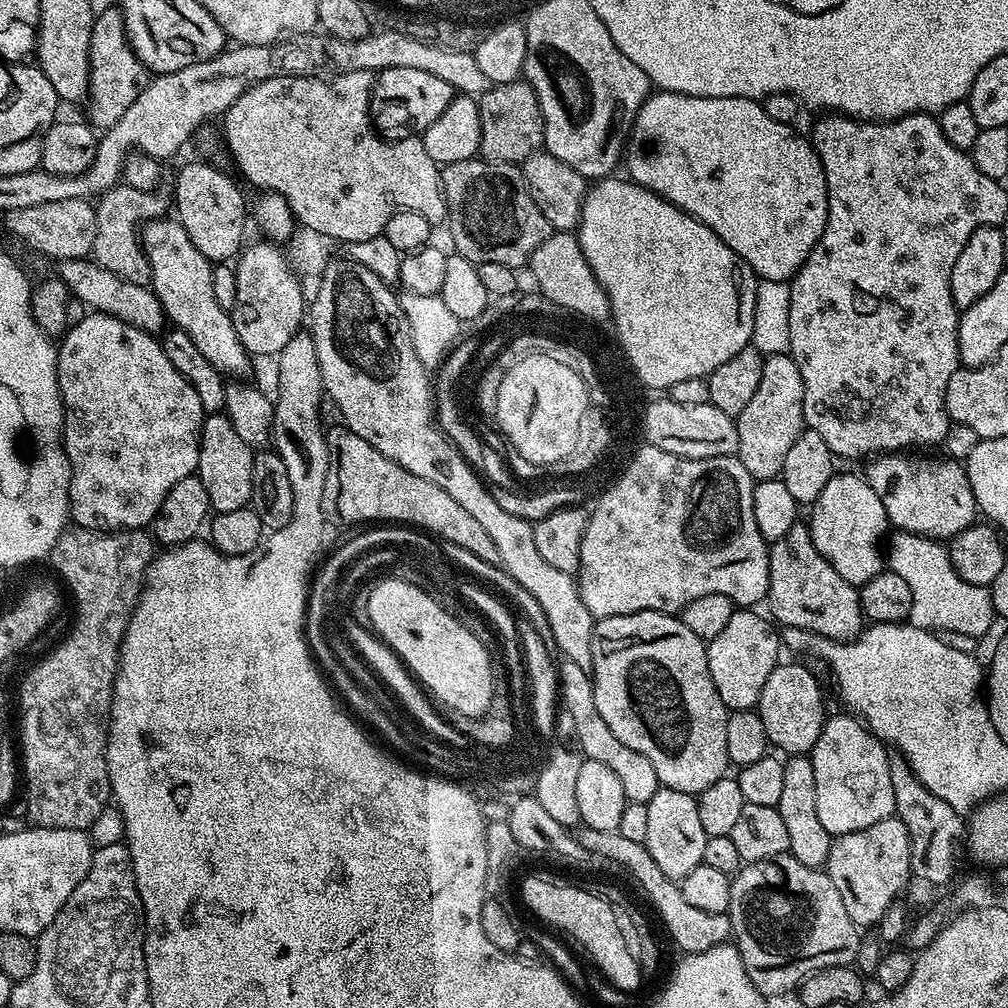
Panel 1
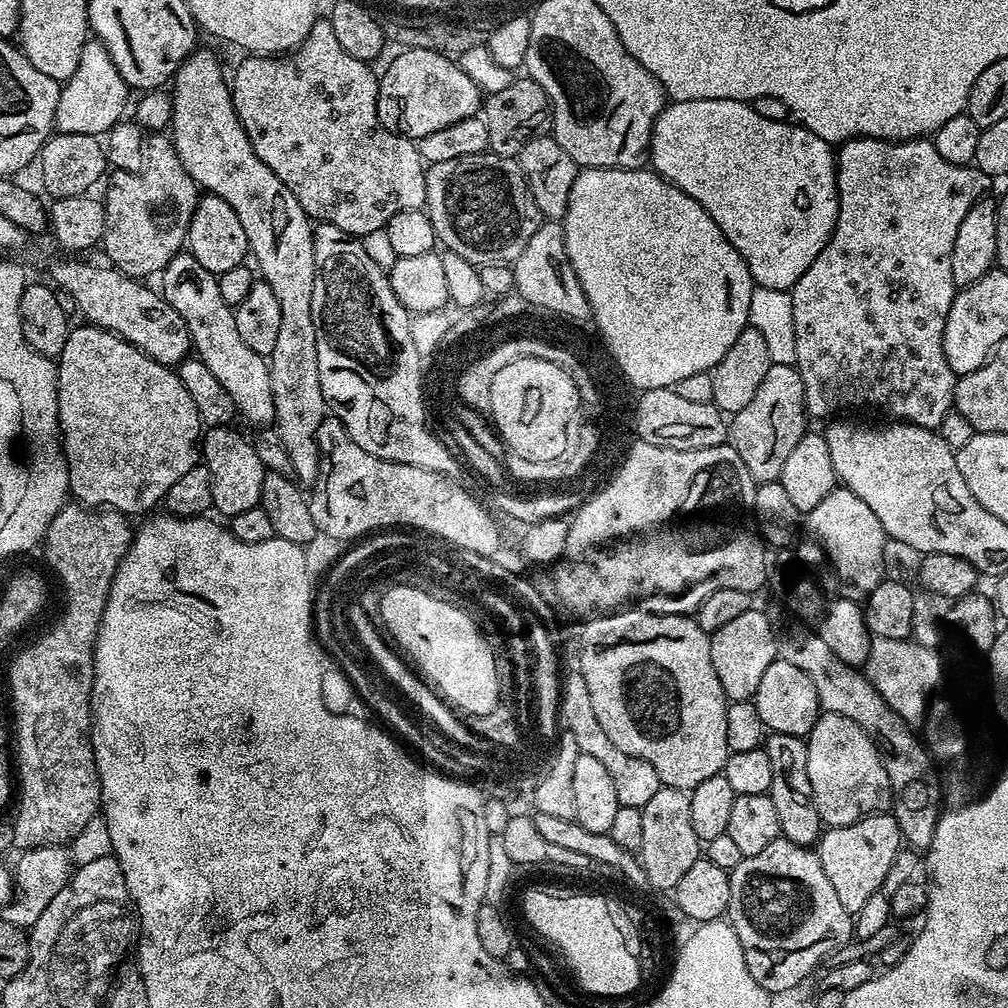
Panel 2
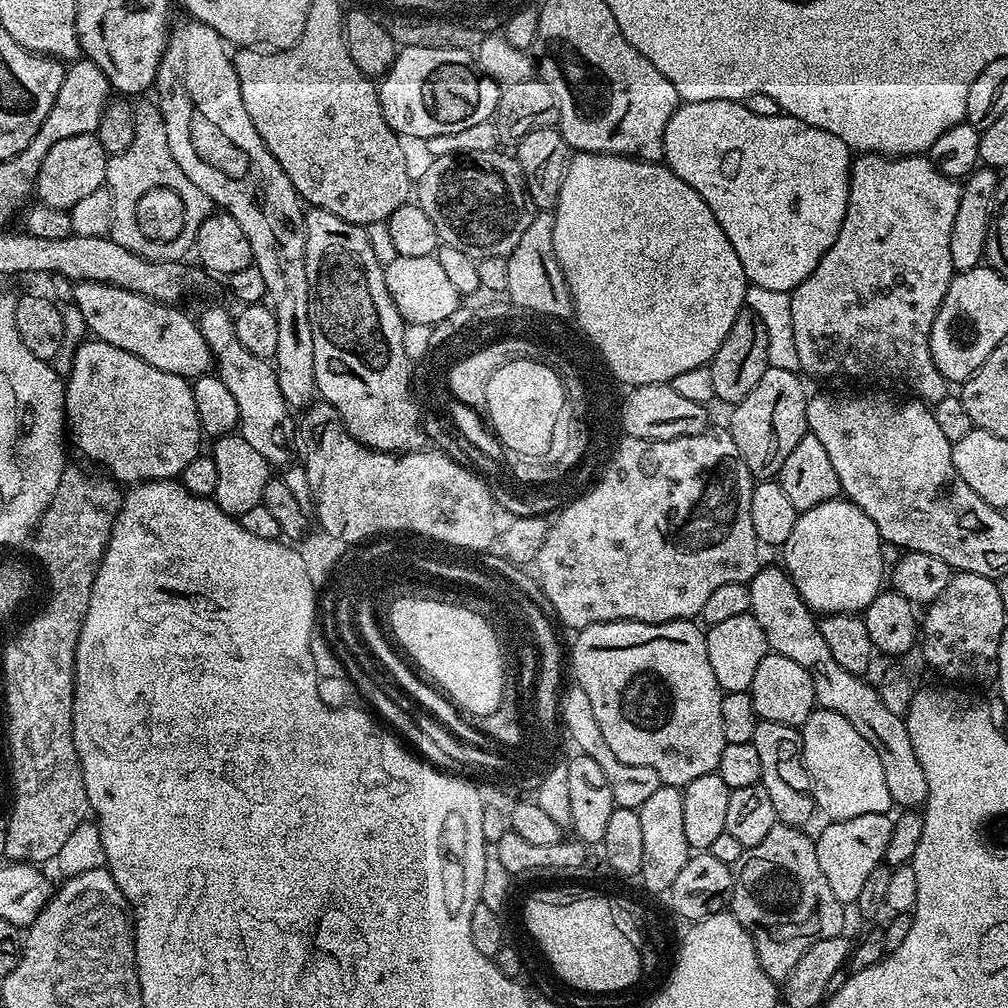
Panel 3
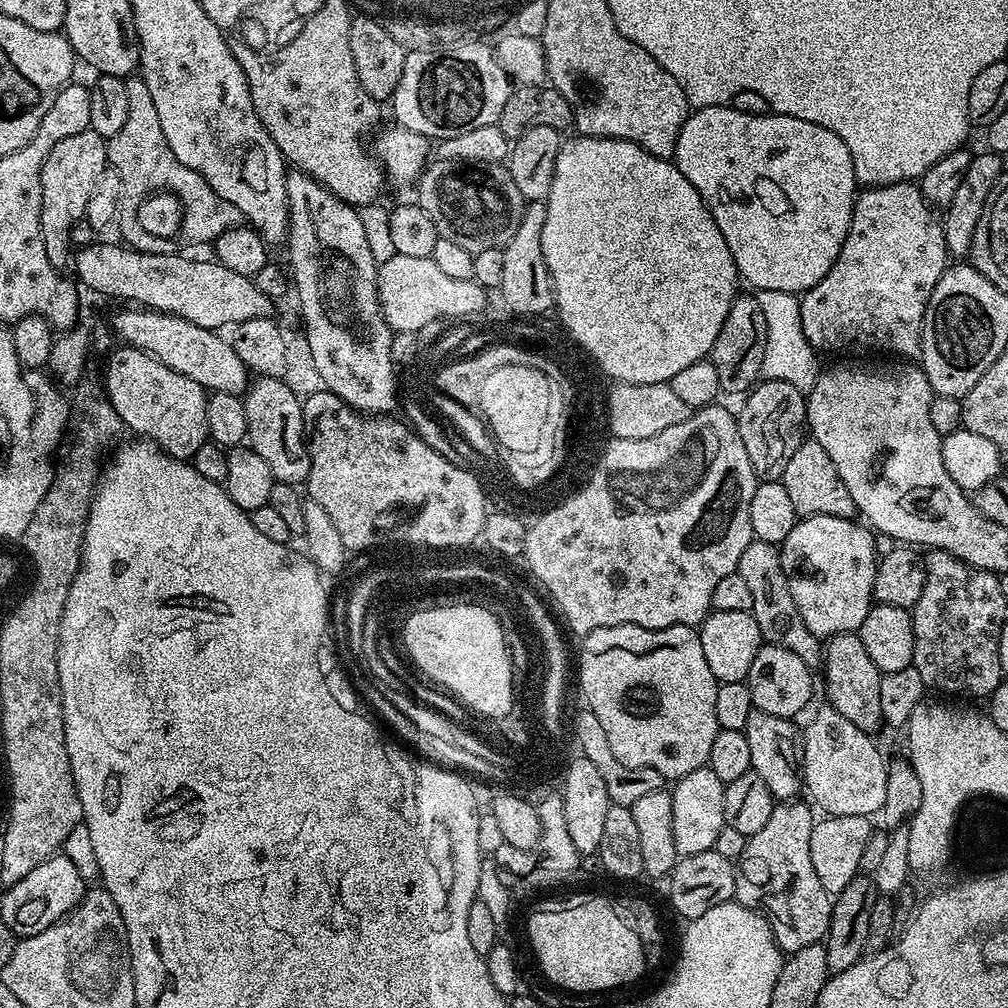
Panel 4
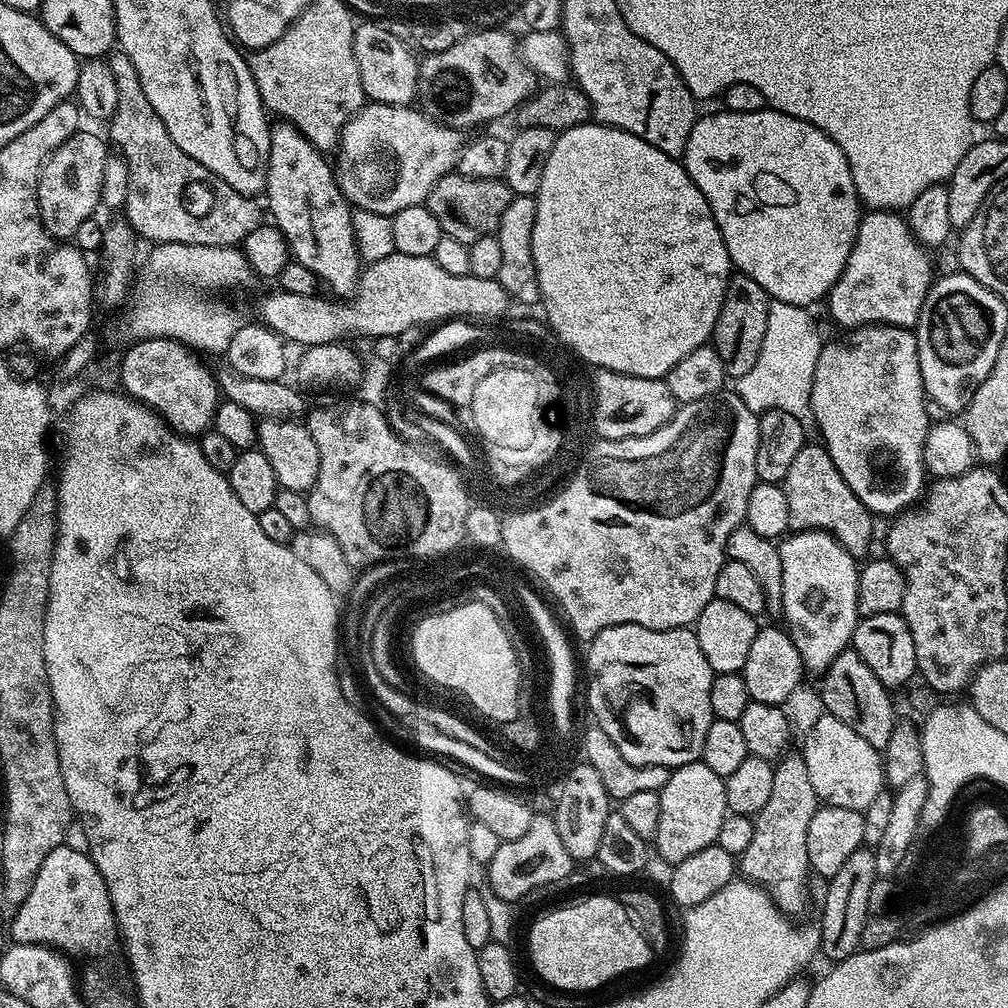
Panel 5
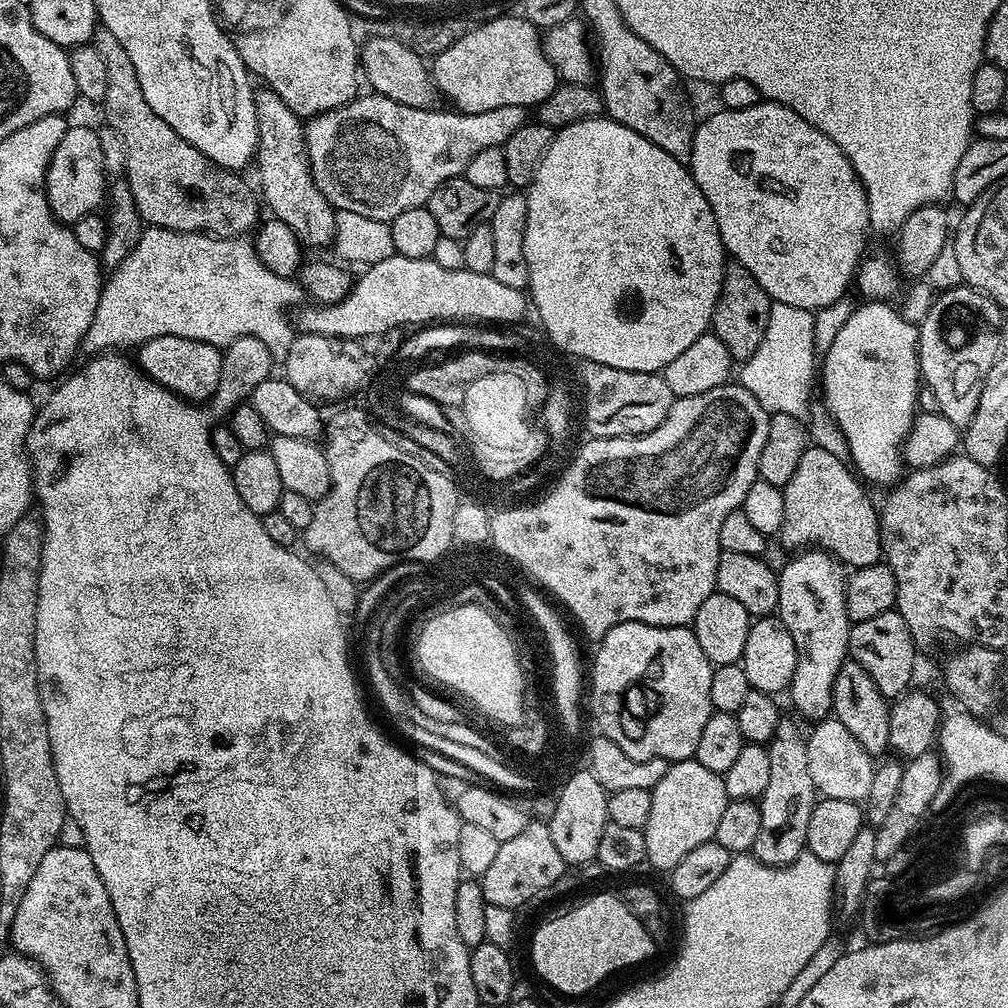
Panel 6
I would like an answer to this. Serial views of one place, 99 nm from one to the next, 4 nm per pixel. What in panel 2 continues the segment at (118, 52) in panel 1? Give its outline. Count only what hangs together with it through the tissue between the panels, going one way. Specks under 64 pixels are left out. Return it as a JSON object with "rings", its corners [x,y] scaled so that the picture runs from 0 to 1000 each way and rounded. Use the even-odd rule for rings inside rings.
{"rings":[[[89,38],[81,46],[81,58],[68,79],[63,80],[56,106],[56,131],[102,136],[124,114],[129,88],[100,40]]]}

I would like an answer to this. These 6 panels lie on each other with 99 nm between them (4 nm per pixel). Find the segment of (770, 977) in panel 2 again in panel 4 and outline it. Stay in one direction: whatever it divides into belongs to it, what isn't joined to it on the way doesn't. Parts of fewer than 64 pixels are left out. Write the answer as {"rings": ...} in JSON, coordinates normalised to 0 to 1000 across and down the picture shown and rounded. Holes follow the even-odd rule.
{"rings":[[[791,792],[771,797],[760,819],[742,830],[742,838],[732,854],[733,872],[737,876],[739,873],[754,888],[755,895],[762,900],[761,908],[771,918],[779,917],[790,928],[789,936],[794,938],[813,937],[820,930],[827,896],[815,875],[812,875],[812,867],[808,867],[808,855],[804,855],[808,809],[807,803],[802,803],[796,795]]]}

